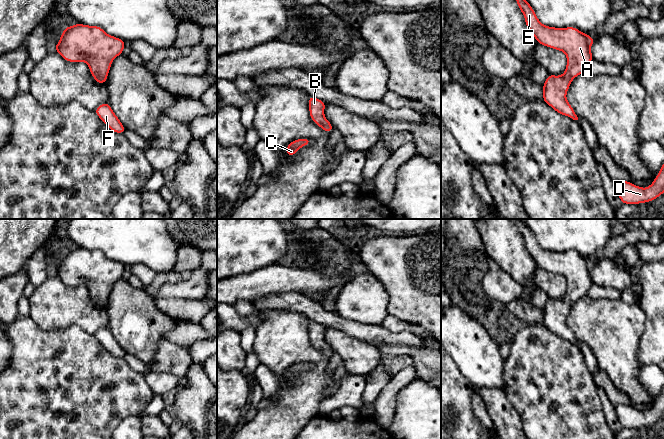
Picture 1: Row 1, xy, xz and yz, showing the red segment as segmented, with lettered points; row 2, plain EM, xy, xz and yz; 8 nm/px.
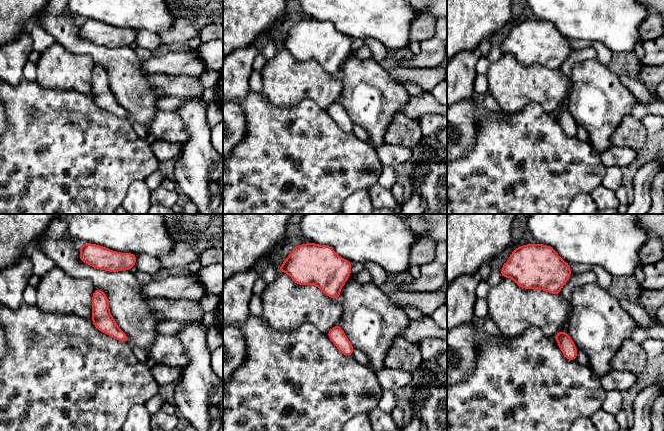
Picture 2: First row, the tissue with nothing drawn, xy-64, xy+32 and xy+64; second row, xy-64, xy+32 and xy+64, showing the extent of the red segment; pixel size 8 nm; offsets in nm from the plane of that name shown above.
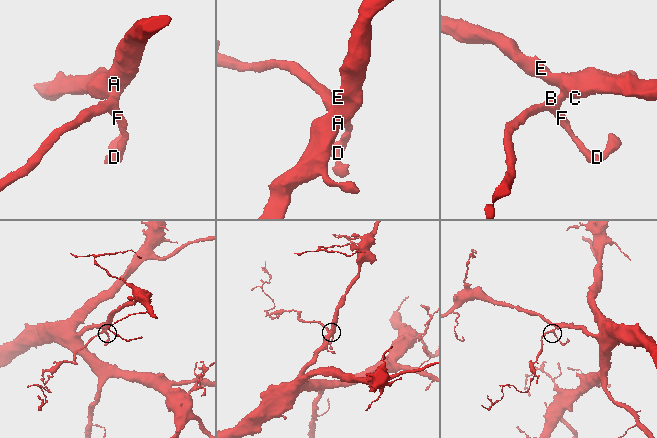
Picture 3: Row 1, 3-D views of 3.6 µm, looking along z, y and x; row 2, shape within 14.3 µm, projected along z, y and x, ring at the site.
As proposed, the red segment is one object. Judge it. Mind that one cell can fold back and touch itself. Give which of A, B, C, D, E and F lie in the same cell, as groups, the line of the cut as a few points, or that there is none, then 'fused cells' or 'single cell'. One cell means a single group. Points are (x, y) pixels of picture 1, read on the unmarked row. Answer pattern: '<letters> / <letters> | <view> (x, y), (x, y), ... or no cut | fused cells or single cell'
A B C D E F | no cut | single cell

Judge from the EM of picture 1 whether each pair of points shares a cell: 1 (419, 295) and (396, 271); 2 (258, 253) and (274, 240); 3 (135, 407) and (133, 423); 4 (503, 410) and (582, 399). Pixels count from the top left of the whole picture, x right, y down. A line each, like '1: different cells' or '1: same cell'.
1: same cell
2: same cell
3: different cells
4: different cells

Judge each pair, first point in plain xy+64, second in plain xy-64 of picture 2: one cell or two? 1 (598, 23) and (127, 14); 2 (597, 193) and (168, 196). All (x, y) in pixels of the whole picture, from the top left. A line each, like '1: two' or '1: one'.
1: one
2: one

